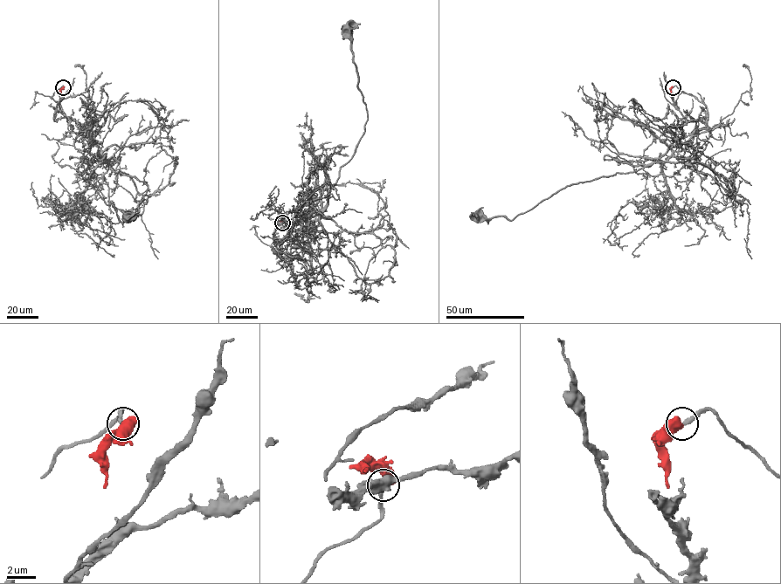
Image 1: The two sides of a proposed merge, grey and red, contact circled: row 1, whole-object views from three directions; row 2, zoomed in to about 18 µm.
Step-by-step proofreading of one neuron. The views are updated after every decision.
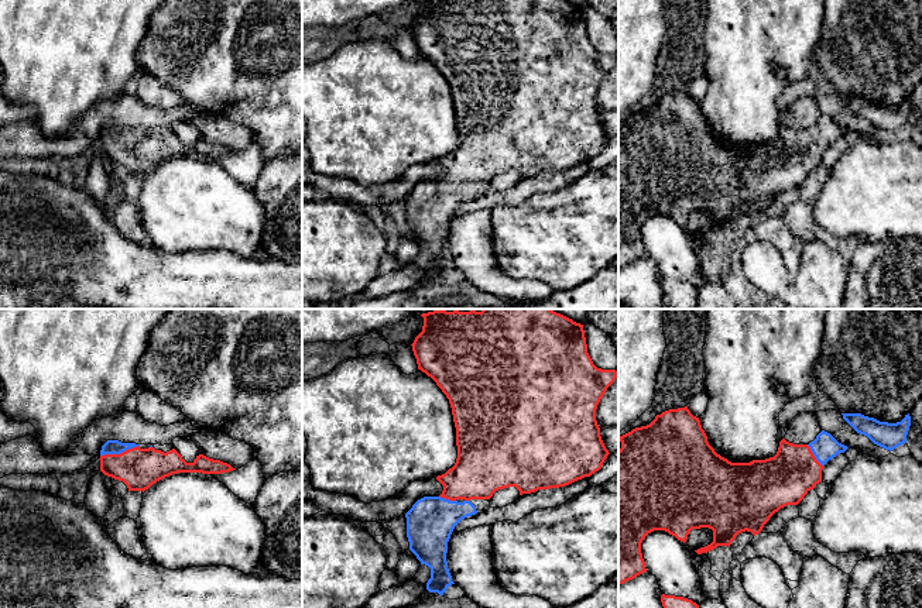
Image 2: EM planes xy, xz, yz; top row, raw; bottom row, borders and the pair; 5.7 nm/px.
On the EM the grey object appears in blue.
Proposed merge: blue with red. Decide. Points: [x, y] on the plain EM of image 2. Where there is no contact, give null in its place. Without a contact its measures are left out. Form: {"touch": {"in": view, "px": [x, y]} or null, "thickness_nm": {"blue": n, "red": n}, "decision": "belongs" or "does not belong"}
{"touch": {"in": "xy", "px": [119, 137]}, "thickness_nm": {"blue": 80, "red": 240}, "decision": "belongs"}

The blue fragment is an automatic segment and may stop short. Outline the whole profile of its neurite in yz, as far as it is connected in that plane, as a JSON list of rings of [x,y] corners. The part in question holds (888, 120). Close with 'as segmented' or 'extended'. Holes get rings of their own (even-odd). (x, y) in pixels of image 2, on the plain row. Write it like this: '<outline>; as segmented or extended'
[[[842,97],[843,103],[860,118],[867,120],[874,128],[892,135],[906,127],[911,110],[909,97],[901,106],[888,107],[861,97]]]; as segmented

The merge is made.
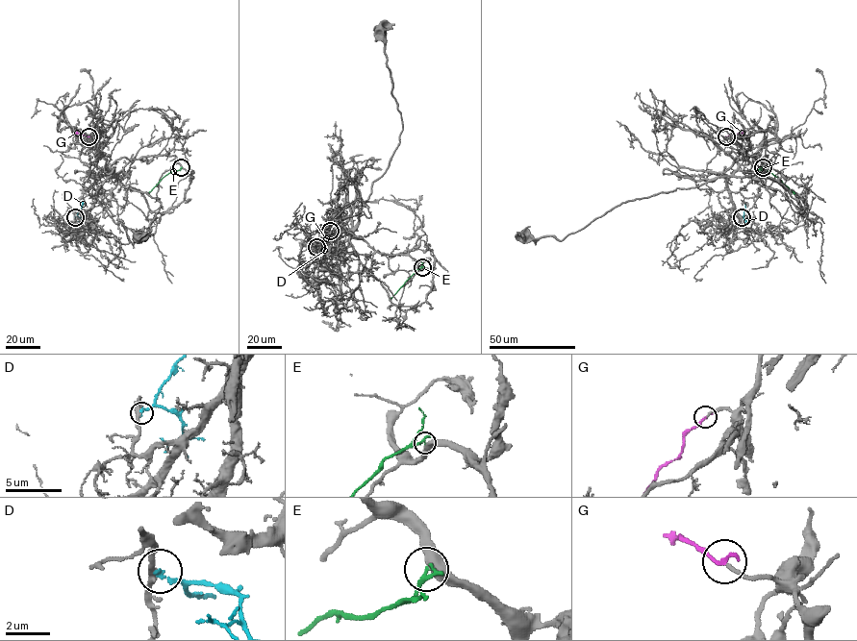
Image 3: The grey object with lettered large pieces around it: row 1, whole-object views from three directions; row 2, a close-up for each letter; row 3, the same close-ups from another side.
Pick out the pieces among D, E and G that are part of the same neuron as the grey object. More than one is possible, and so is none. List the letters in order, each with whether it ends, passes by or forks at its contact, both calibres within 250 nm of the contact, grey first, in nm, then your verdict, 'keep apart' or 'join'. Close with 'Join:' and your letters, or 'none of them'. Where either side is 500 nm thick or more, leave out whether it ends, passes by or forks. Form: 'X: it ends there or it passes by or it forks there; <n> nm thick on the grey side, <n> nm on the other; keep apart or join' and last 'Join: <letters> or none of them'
D: it ends there; 240 nm thick on the grey side, 220 nm on the other; keep apart
E: it forks there; 440 nm thick on the grey side, 120 nm on the other; keep apart
G: it ends there; 150 nm thick on the grey side, 220 nm on the other; join
Join: G

